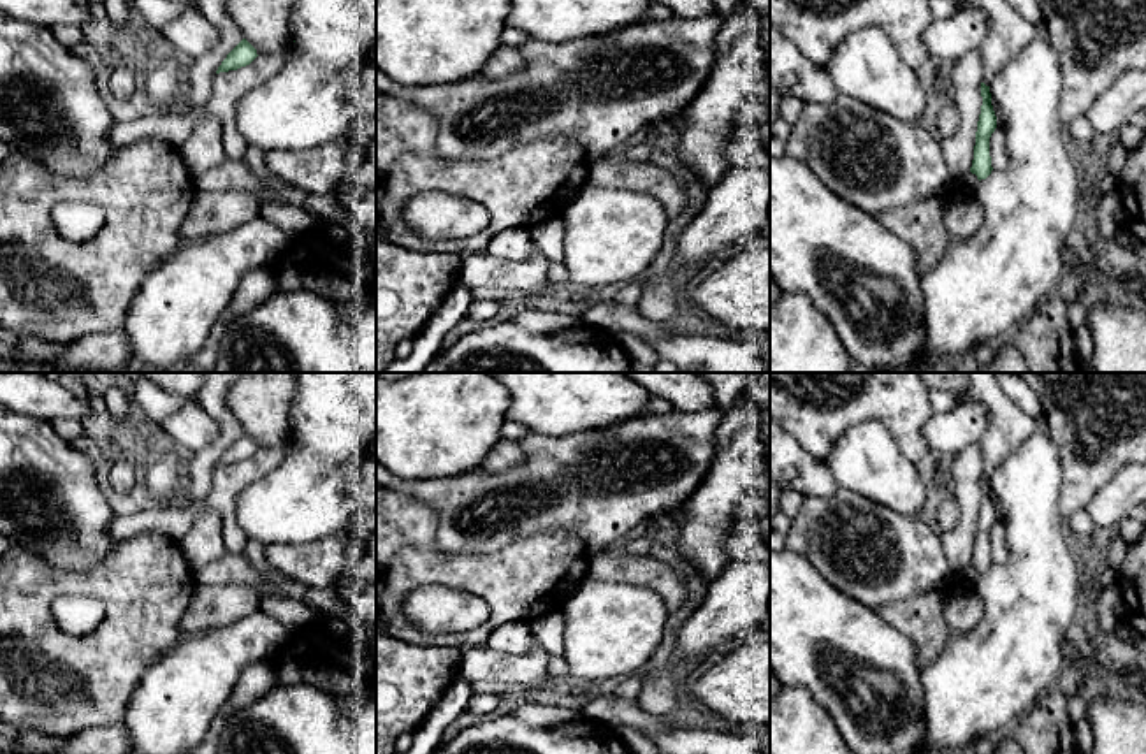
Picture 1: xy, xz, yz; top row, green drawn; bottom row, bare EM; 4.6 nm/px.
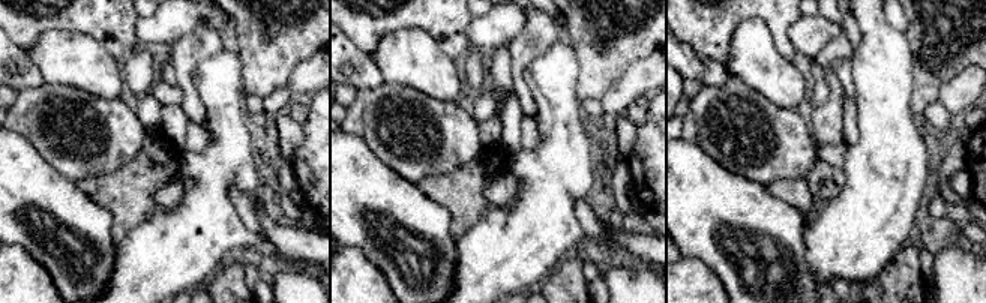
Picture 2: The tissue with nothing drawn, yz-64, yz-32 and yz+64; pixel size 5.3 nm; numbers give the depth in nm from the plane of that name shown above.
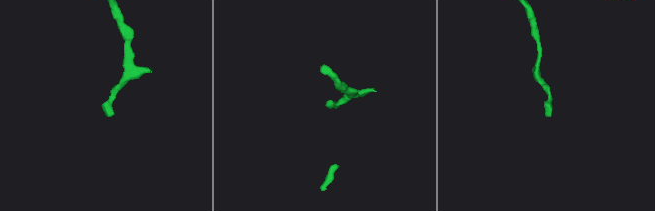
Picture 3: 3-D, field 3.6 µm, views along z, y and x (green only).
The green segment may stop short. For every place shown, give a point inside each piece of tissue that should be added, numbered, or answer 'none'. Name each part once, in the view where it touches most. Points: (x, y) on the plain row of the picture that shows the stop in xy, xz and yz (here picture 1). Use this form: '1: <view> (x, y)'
none

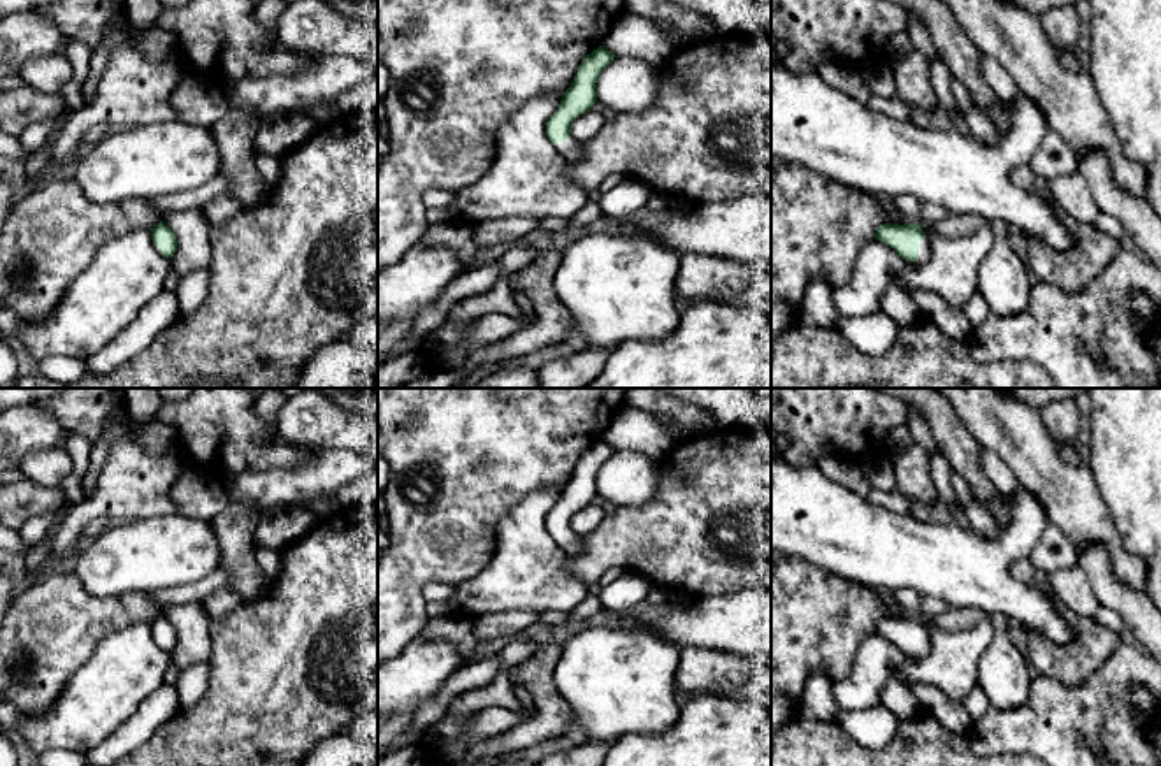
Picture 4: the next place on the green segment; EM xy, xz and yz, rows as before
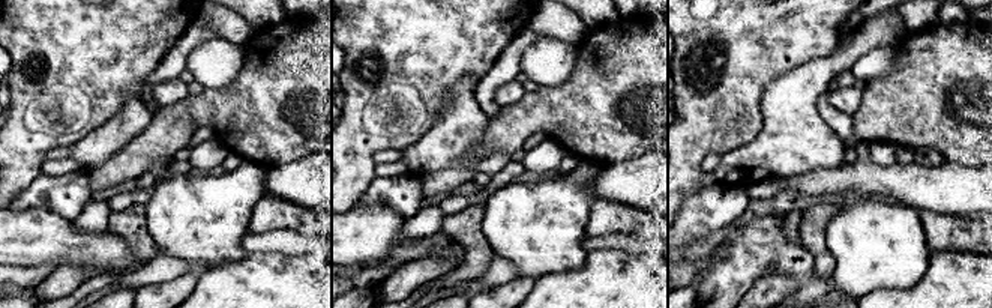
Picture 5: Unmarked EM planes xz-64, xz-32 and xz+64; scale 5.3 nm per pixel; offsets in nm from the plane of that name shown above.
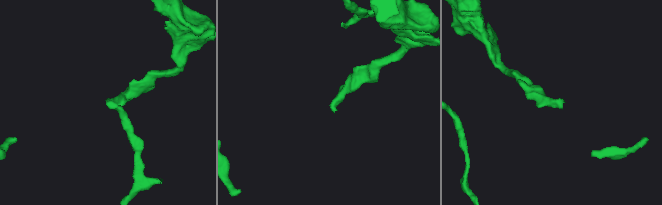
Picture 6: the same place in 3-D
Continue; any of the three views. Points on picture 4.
1: yz (924, 636)

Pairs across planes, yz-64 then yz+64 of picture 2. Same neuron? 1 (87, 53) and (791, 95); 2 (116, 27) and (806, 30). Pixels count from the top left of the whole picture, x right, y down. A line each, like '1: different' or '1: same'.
1: same
2: different

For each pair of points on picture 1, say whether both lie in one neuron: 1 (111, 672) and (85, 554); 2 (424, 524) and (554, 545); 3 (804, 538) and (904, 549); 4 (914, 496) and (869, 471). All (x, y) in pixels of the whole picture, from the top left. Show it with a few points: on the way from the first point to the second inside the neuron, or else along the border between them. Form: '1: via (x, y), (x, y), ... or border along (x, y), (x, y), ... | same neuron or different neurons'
1: border along (116, 543), (85, 572), (62, 572), (48, 563) | different neurons
2: via (440, 561), (447, 568), (517, 568) | same neuron
3: via (828, 538), (849, 538), (862, 549), (879, 549) | same neuron
4: via (904, 492), (879, 471) | same neuron

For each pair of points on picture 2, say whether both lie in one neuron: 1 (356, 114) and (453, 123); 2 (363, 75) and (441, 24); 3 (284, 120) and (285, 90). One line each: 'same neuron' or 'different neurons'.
1: same neuron
2: different neurons
3: different neurons

